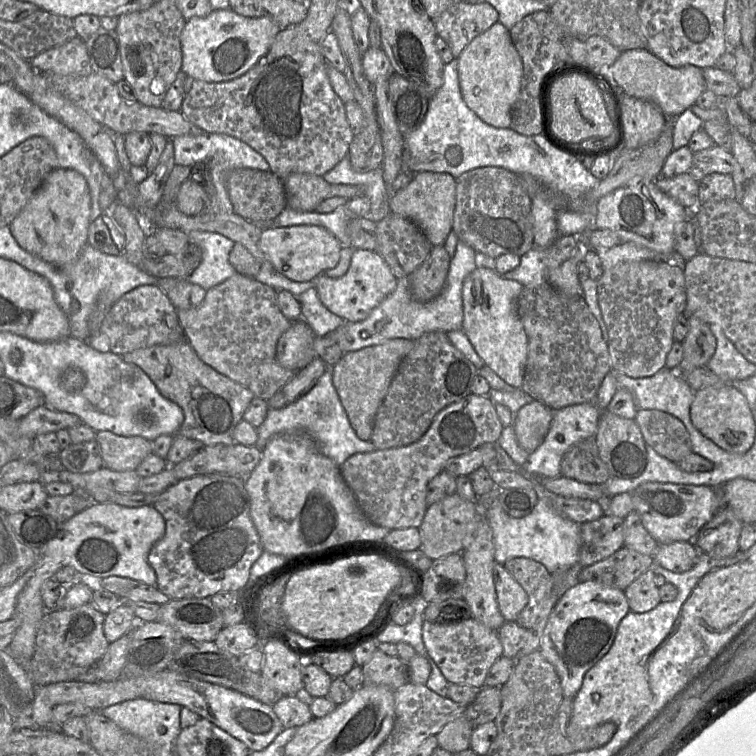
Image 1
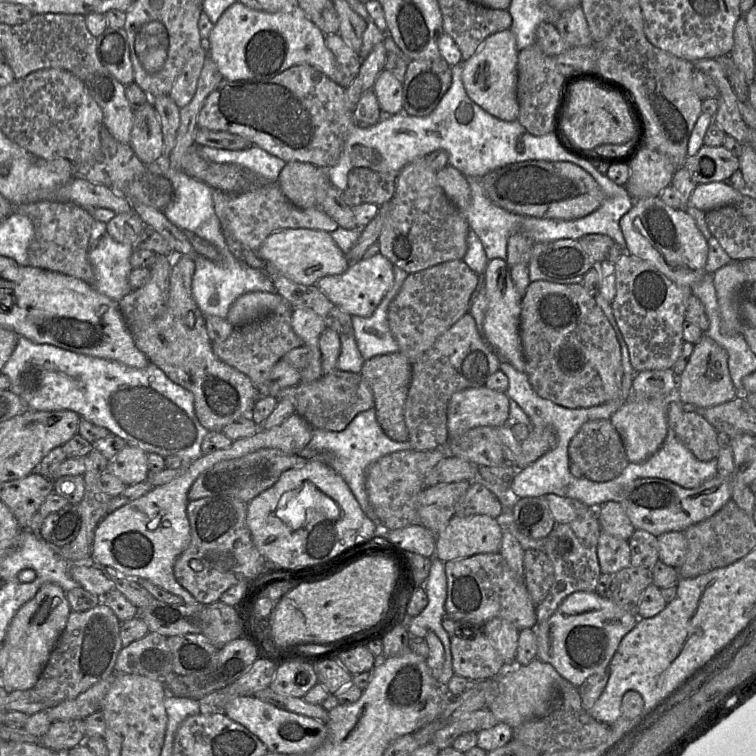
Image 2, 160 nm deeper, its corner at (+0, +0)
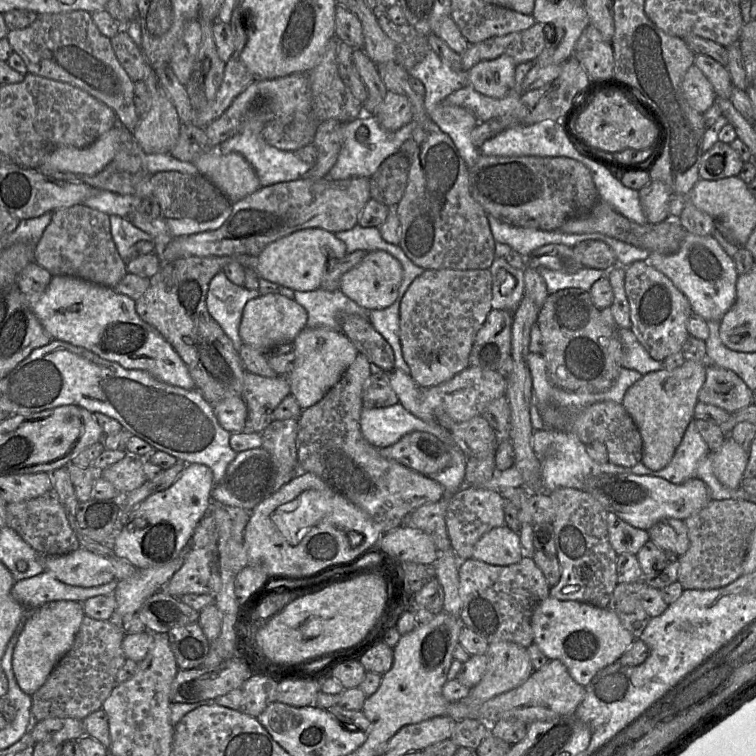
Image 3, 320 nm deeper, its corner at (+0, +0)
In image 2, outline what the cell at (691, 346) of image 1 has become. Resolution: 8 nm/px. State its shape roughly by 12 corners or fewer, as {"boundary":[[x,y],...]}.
{"boundary":[[703,335],[679,376],[681,404],[707,408],[738,395],[727,352]]}

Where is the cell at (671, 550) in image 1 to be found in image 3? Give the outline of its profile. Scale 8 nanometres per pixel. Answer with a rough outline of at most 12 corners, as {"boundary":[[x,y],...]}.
{"boundary":[[663,519],[648,532],[664,552],[682,556],[689,547],[684,520]]}

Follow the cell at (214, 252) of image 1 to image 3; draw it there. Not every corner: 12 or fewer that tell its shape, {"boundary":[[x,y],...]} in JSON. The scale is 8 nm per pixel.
{"boundary":[[223,272],[210,281],[207,310],[237,352],[243,309],[260,295]]}

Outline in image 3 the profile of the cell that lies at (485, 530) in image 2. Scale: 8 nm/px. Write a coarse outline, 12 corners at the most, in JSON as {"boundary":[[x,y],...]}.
{"boundary":[[496,527],[472,558],[495,566],[524,557],[519,533]]}

